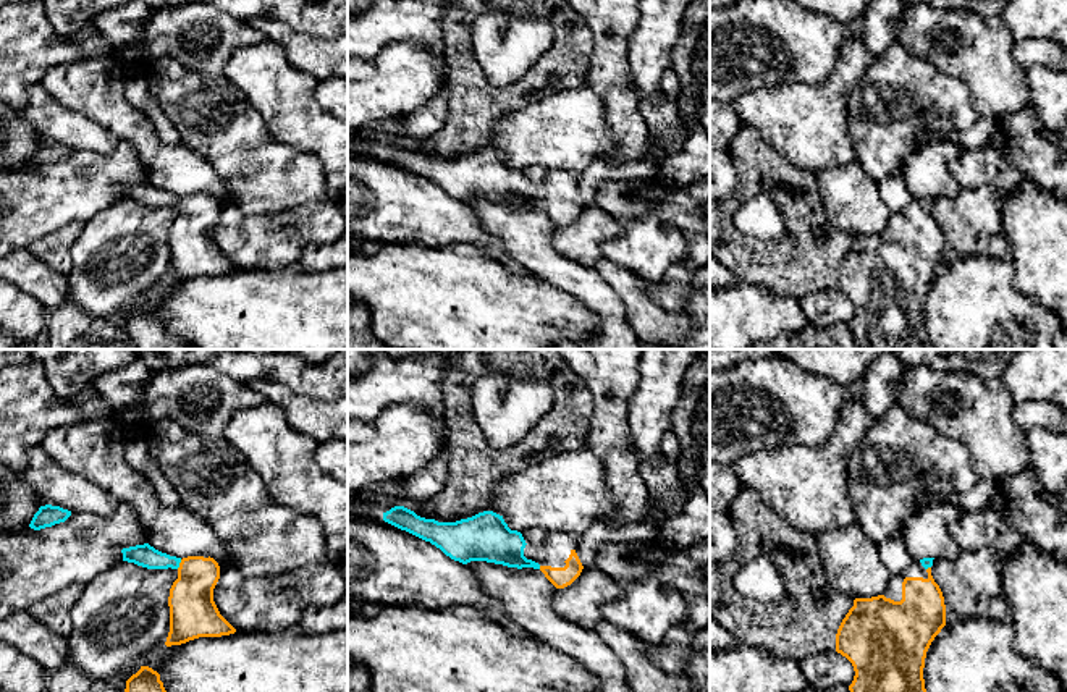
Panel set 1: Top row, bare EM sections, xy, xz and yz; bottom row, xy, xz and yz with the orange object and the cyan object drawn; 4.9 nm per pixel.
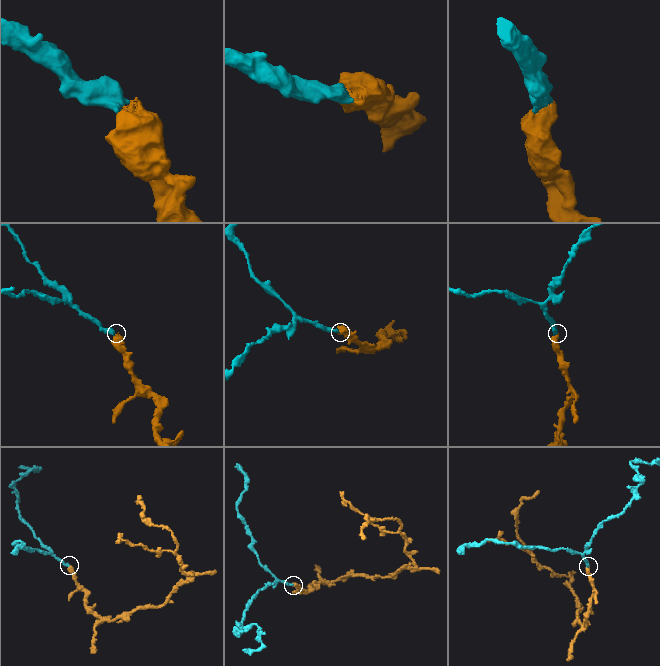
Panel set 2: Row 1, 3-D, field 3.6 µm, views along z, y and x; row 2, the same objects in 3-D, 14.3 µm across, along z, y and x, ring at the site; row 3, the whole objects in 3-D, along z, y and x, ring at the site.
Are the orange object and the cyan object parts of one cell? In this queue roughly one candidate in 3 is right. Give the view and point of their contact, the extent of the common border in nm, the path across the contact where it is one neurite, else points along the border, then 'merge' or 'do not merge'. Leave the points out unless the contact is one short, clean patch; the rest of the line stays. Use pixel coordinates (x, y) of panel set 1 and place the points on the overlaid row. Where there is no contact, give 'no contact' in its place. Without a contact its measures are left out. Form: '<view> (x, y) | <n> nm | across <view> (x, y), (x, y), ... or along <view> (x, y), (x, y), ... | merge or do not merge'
xy (180, 565) | 50 nm | across xy (193, 613), (193, 578), (180, 565), (144, 555) | merge

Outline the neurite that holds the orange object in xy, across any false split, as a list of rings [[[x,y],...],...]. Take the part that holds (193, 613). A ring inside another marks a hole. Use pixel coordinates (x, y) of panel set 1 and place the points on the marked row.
[[[149,543],[123,548],[123,561],[134,563],[147,569],[176,569],[178,579],[173,582],[168,597],[170,632],[165,645],[181,645],[199,637],[221,637],[234,634],[236,629],[220,614],[213,601],[213,589],[220,579],[220,566],[213,558],[188,556],[176,558],[162,553]]]

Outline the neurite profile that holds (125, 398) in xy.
[[[136,359],[120,370],[107,372],[92,383],[100,399],[120,412],[118,420],[128,432],[139,420],[141,396],[152,373],[142,359]]]

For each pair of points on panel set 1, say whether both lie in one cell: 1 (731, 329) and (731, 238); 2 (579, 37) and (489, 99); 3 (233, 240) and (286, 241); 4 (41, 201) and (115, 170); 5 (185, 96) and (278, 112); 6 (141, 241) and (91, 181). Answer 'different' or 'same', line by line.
1: different
2: same
3: same
4: same
5: different
6: different

